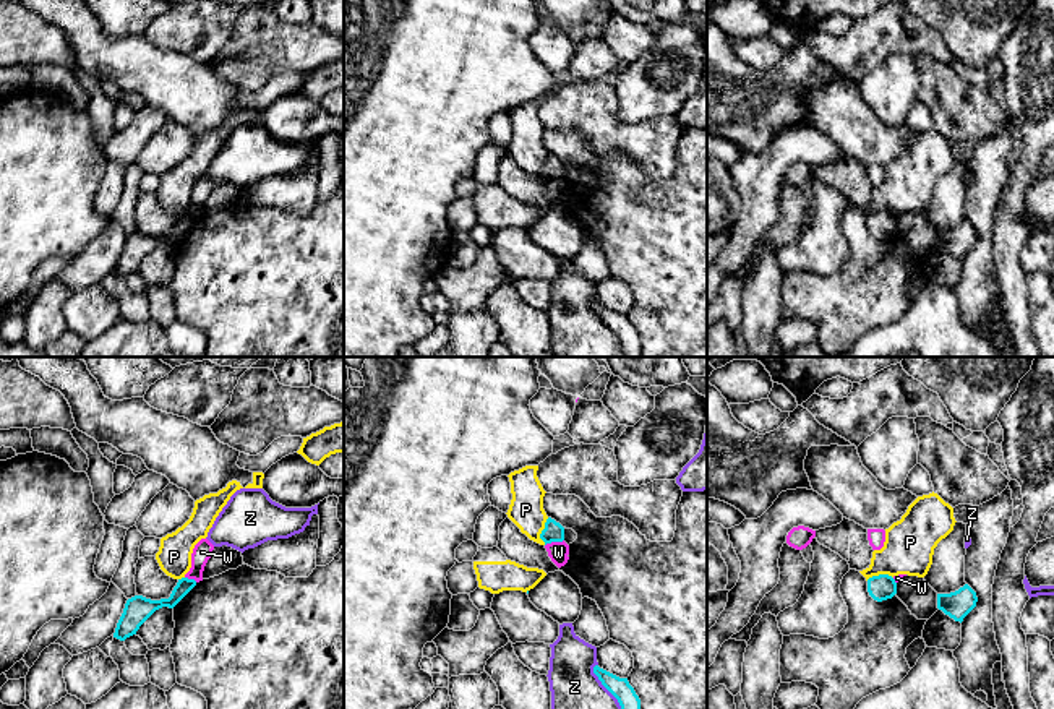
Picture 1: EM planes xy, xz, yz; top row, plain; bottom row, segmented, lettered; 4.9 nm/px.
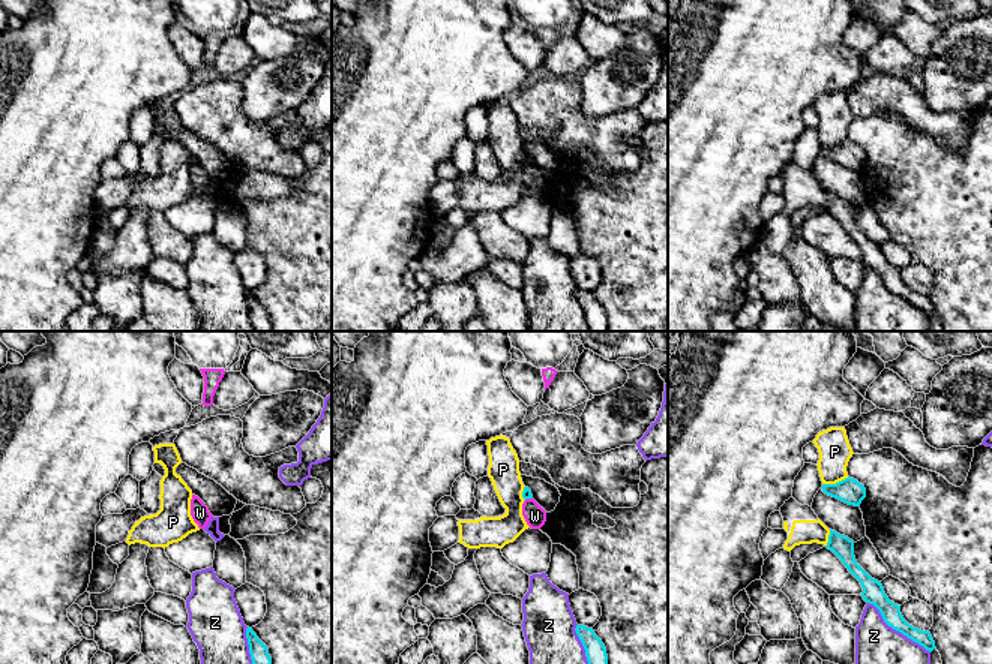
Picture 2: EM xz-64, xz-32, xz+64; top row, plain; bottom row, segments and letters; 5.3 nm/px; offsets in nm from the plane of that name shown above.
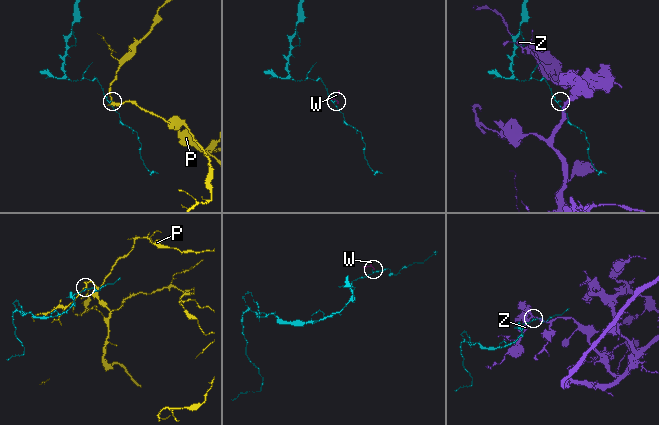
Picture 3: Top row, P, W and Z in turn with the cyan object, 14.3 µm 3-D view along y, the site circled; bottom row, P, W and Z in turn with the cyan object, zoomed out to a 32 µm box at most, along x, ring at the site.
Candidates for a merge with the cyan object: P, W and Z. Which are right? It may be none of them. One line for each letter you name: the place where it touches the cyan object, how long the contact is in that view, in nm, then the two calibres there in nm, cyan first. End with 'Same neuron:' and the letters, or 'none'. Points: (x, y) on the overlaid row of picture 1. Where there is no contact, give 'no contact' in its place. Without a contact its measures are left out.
Same neuron: none

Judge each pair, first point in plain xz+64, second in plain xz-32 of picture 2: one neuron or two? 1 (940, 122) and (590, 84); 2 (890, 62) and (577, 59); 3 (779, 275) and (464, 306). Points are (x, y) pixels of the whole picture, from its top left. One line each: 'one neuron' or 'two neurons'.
1: two neurons
2: one neuron
3: two neurons

